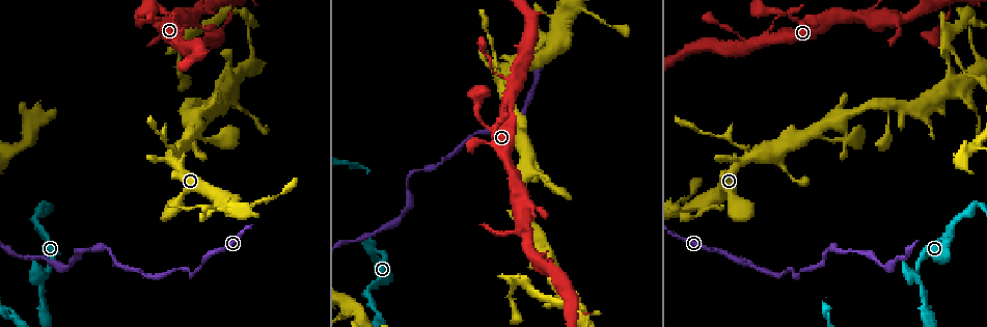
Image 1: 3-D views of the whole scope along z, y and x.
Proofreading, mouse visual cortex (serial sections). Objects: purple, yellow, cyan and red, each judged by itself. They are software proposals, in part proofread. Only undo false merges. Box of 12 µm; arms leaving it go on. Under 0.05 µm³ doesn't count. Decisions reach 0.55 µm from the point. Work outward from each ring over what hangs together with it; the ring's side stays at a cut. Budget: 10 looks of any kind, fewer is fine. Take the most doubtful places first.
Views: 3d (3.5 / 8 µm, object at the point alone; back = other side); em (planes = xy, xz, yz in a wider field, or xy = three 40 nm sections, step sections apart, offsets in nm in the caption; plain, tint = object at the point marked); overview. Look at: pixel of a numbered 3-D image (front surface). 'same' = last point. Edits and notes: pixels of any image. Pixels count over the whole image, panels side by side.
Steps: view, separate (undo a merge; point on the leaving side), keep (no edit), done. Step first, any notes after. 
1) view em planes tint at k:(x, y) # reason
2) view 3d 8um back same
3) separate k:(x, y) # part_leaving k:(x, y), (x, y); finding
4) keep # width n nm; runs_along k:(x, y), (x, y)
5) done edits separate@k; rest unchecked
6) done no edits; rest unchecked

view 3d 3.5um at 1:(377, 252) # abrupt turn

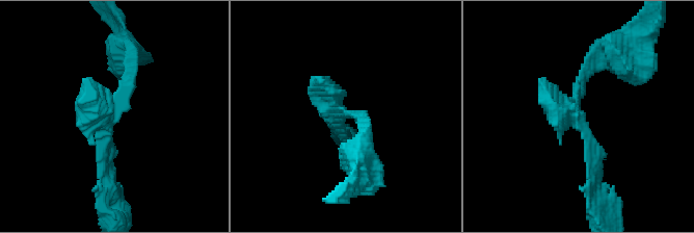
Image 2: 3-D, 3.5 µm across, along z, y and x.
view em xy step 1 tint at 2:(113, 100)

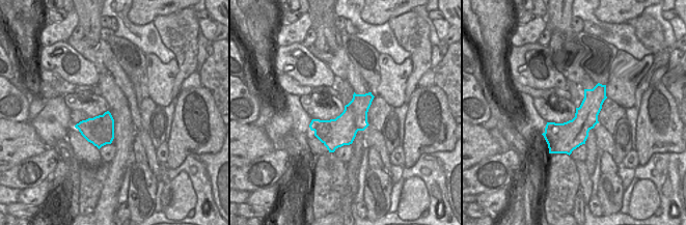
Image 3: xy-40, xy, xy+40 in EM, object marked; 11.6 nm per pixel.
separate 2:(86, 103) # part_leaving 2:(102, 109), (86, 80); two cells meet here

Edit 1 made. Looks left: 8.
view overview

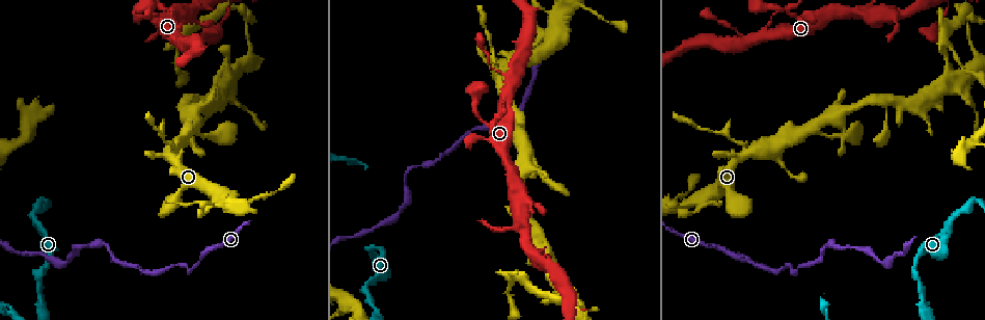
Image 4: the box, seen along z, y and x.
view 3d 3.5um at 4:(747, 154) # calibre changes

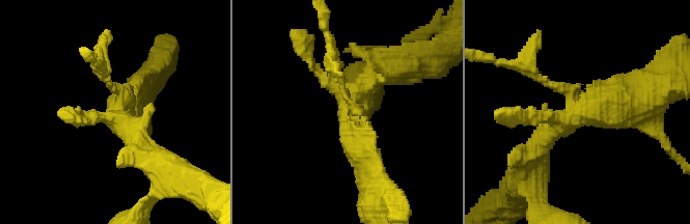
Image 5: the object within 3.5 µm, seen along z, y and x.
view em xy step 3 tint at 5:(347, 109) # shape alone is not enough

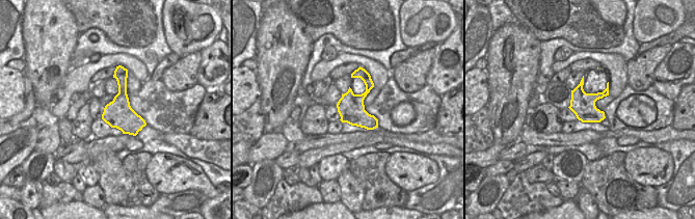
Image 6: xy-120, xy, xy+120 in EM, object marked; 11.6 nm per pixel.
keep # continuous, no second cell

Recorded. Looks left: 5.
view 3d 3.5um at 4:(973, 17) # a fork

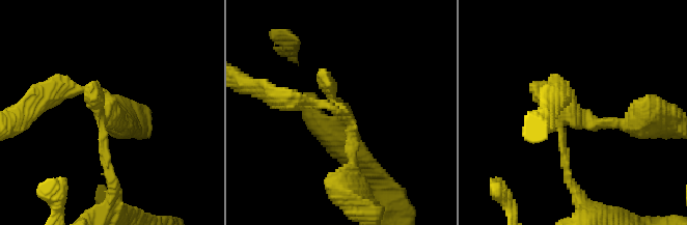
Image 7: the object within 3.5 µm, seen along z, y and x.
view em xy step 3 tint at 7:(103, 118)

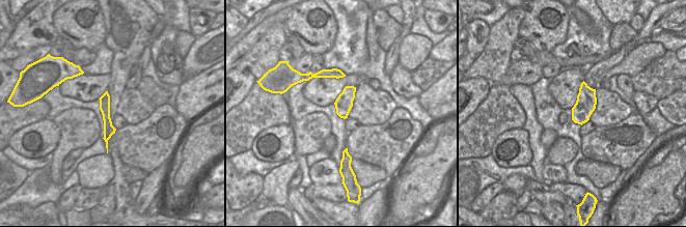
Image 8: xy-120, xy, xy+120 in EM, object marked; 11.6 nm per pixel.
separate 7:(60, 96) # width 200 nm; part_leaving 7:(337, 107), (270, 96); a second cell is stuck on

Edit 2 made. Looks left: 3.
view 3d 8um at 4:(75, 246) # abrupt turn

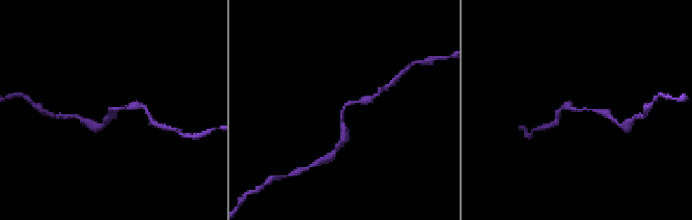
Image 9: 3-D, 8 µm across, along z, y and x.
view em xy step 2 tint at 9:(575, 110) # arm_widths 150, 200 nm; shape alone is not enough

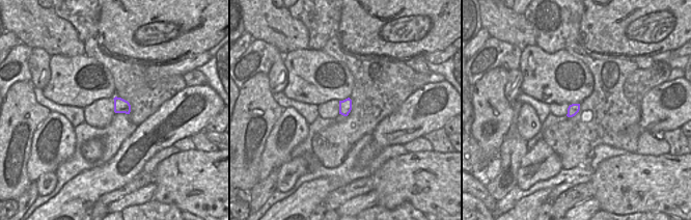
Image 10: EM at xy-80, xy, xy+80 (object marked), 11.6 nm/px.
keep # width 140 nm; runs_along 9:(372, 97), (343, 108), (343, 135); all the same cell

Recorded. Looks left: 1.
done edits separate@2, separate@7; rest unchecked

